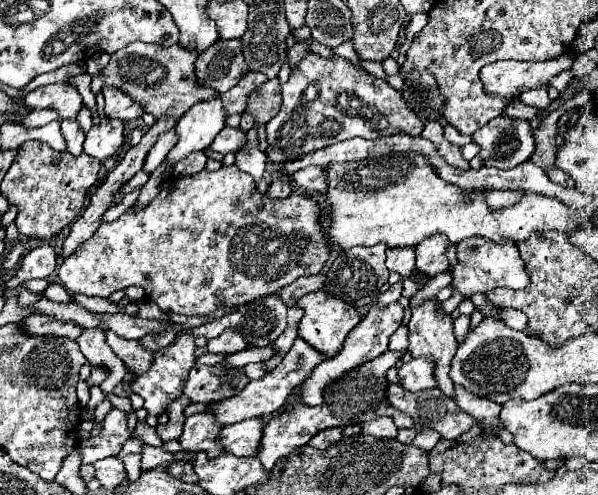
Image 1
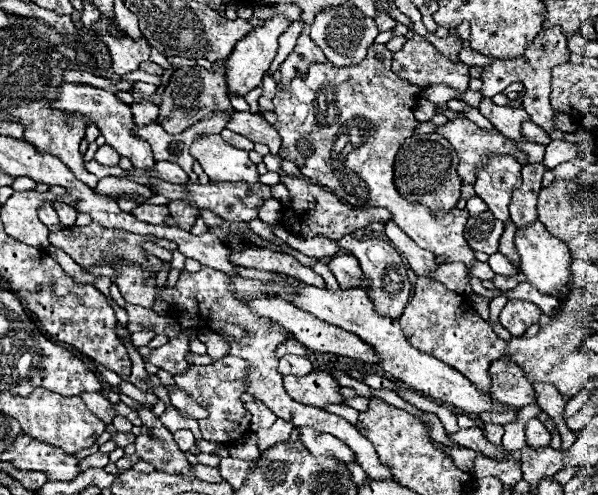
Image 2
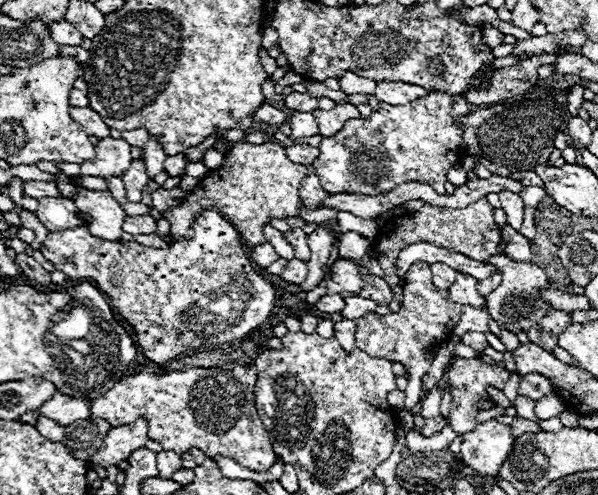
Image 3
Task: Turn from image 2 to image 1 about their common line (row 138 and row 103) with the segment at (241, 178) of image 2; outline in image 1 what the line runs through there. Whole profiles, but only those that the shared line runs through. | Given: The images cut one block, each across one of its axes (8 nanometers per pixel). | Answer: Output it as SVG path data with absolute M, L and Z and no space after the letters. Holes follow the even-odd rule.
M220 94L206 102L196 102L178 122L178 144L170 150L168 160L178 162L194 150L204 150L214 142L218 132L226 126L226 110L222 106Z

